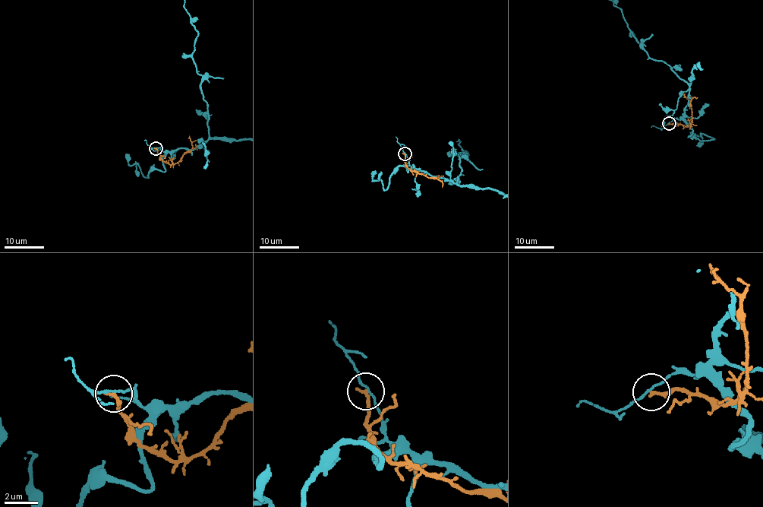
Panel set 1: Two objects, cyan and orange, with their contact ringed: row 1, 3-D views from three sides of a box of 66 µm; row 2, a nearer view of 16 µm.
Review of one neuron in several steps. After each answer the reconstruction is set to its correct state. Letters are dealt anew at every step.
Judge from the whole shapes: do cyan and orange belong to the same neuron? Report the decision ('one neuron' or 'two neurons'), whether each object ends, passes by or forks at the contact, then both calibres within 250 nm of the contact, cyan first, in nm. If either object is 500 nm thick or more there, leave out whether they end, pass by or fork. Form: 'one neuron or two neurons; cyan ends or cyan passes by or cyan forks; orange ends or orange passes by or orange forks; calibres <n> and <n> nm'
two neurons; cyan passes by; orange ends; calibres 100 and 220 nm

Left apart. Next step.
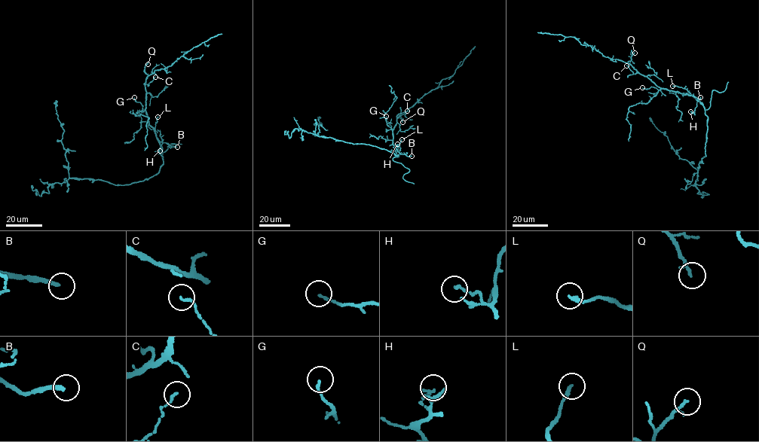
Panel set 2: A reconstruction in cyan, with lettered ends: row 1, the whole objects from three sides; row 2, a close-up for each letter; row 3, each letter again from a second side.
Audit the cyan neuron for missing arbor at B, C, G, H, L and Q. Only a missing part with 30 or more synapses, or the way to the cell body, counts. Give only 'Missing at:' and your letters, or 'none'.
Missing at: B

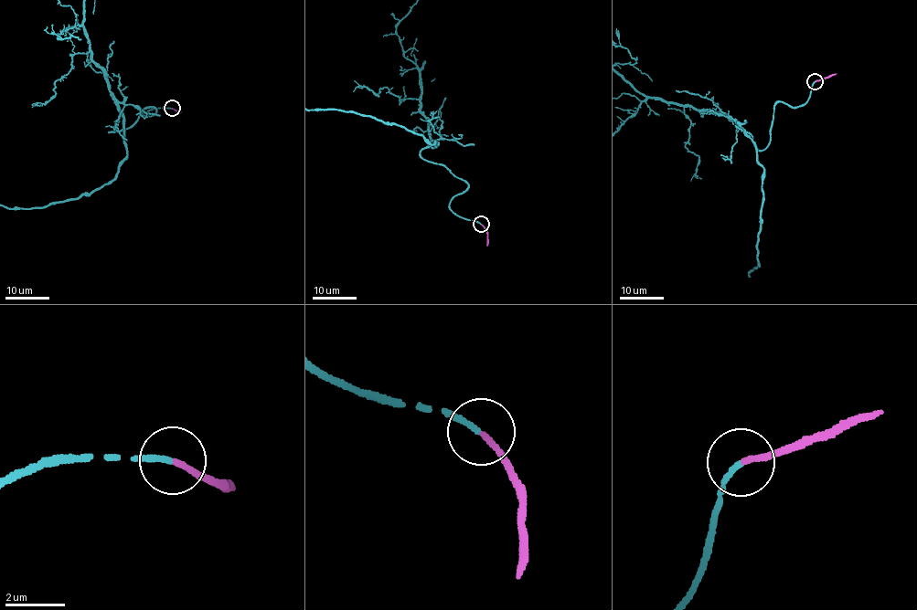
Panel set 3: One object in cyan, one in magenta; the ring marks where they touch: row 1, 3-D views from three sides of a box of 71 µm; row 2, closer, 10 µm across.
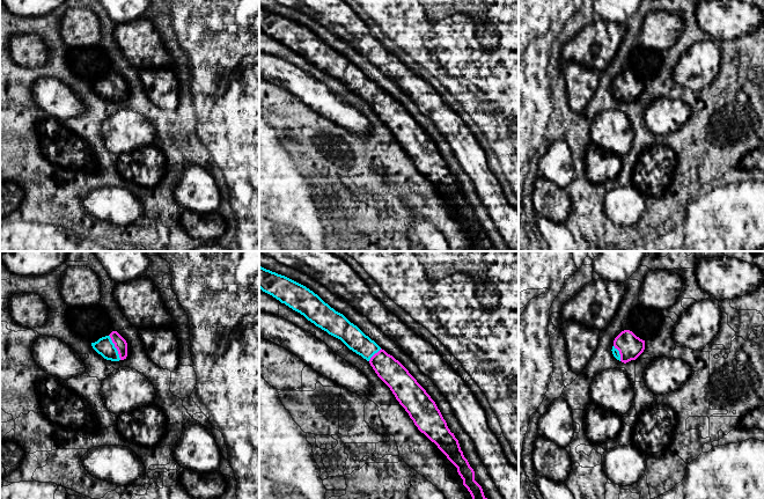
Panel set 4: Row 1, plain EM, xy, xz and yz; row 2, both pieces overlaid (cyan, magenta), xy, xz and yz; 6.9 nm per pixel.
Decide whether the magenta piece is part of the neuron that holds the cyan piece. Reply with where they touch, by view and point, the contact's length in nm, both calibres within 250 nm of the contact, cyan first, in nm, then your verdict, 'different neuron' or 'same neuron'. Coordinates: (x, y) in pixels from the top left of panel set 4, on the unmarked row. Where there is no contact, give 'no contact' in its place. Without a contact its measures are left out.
contact xy (115, 88); length 190 nm; calibres 130 and 90 nm; same neuron

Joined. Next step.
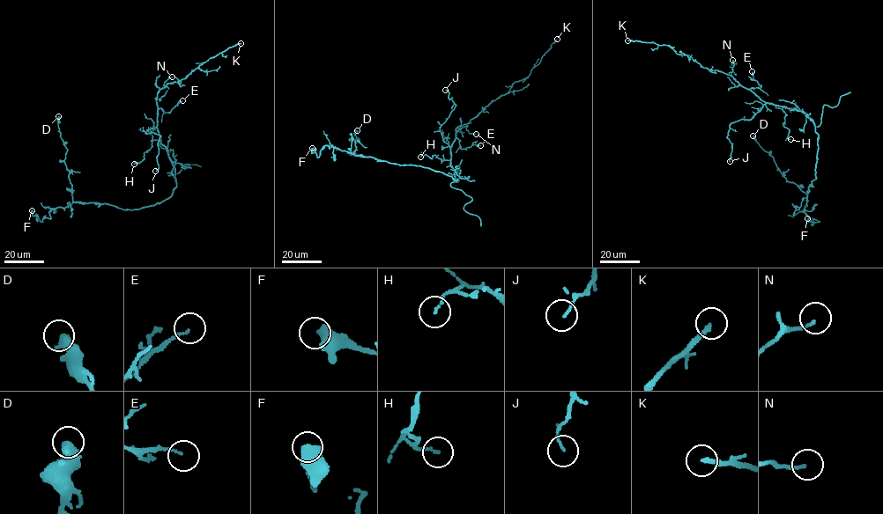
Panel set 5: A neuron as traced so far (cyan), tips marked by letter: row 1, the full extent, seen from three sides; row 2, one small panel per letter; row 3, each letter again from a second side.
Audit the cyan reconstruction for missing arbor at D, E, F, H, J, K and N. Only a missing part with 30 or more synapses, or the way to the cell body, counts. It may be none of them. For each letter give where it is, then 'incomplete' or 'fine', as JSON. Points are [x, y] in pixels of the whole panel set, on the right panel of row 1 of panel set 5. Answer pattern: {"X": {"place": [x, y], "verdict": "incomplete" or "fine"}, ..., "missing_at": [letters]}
{"D": {"place": [753, 135], "verdict": "fine"}, "E": {"place": [752, 71], "verdict": "fine"}, "F": {"place": [807, 218], "verdict": "fine"}, "H": {"place": [790, 139], "verdict": "fine"}, "J": {"place": [730, 161], "verdict": "fine"}, "K": {"place": [627, 40], "verdict": "fine"}, "N": {"place": [732, 60], "verdict": "fine"}, "missing_at": []}

